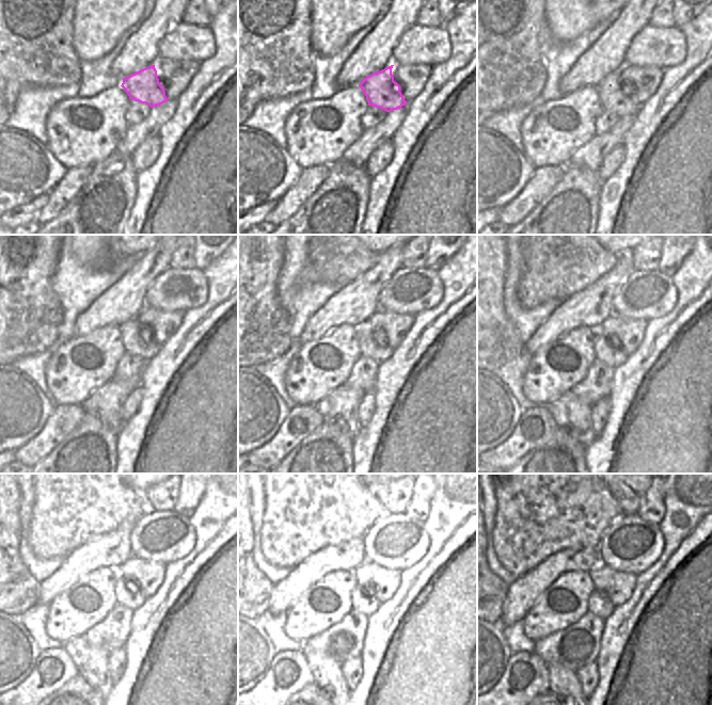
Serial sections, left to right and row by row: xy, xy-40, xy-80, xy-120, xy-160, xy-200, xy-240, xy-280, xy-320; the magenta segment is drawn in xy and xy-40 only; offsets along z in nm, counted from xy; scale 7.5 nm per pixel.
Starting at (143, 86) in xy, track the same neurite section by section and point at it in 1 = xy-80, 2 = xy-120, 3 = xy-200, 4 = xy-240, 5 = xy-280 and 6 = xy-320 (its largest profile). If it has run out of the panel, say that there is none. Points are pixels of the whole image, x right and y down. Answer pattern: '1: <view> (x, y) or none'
1: xy-80 (611, 96)
2: xy-120 (132, 343)
3: xy-200 (604, 352)
4: xy-240 (126, 593)
5: xy-280 (363, 601)
6: xy-320 (599, 605)

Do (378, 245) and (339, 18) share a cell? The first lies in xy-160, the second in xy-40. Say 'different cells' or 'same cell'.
same cell

